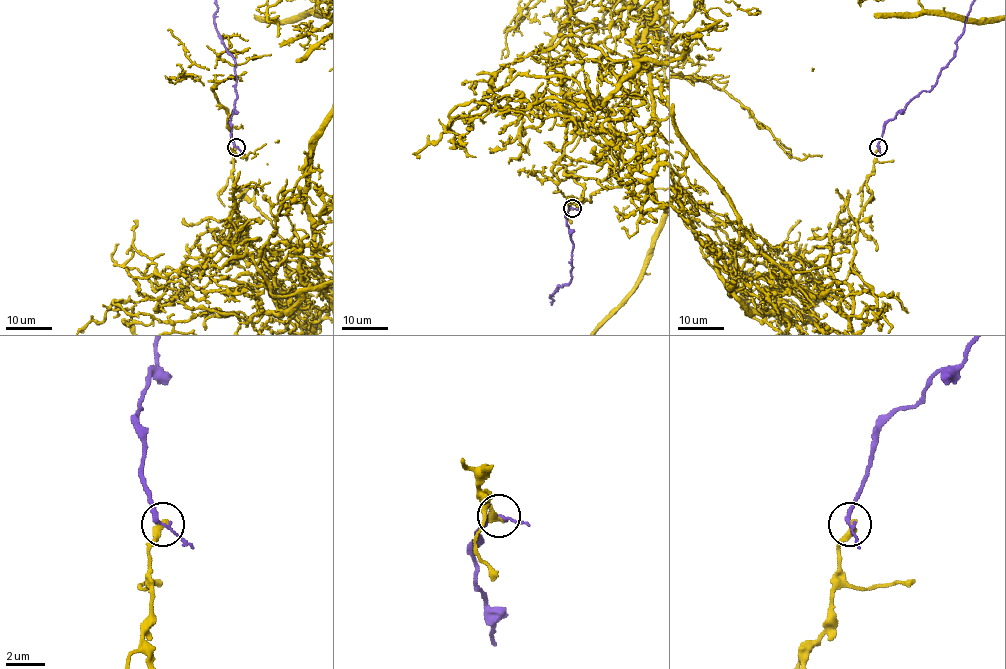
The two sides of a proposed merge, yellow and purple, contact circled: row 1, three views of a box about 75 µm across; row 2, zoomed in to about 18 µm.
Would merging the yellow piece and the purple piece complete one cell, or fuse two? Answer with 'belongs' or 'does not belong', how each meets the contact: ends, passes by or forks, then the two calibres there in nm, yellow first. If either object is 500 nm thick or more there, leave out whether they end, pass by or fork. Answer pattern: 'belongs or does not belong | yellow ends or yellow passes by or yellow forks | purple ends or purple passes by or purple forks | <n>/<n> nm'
does not belong | yellow ends | purple passes by | 360/180 nm

